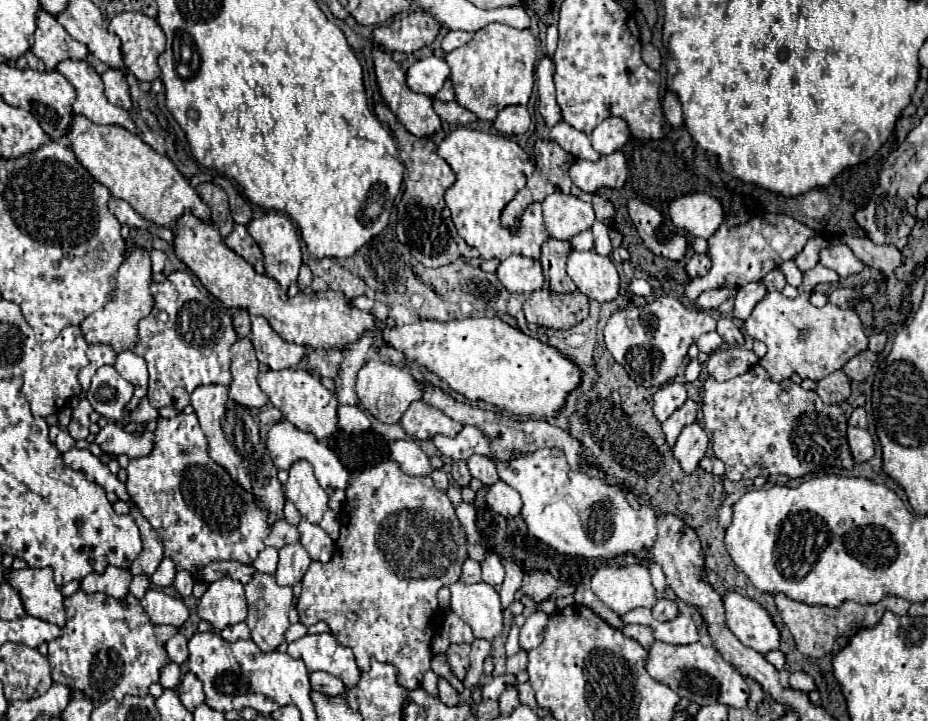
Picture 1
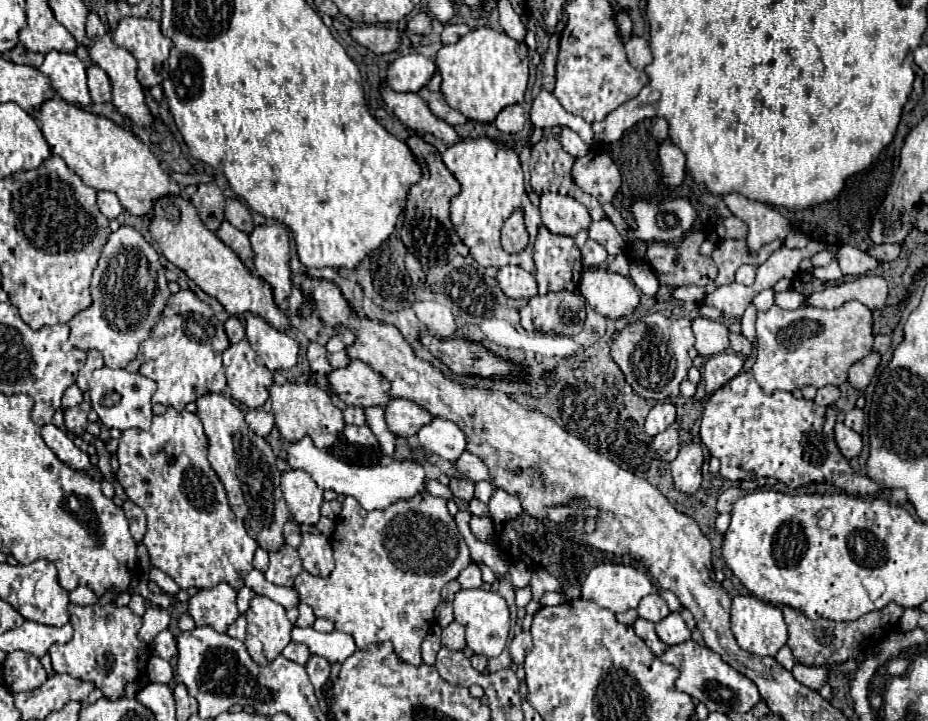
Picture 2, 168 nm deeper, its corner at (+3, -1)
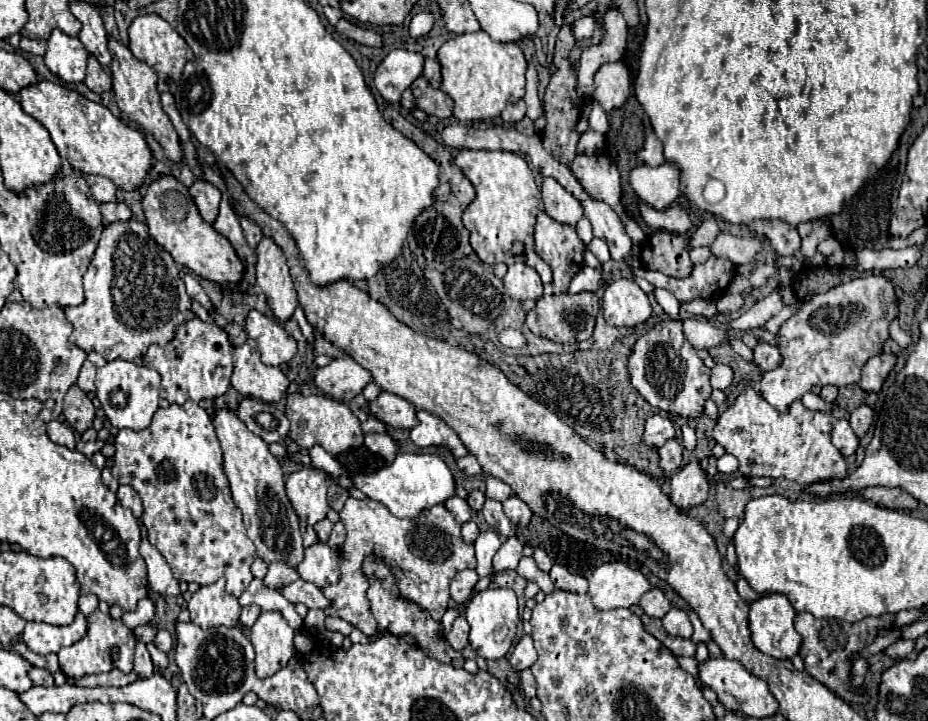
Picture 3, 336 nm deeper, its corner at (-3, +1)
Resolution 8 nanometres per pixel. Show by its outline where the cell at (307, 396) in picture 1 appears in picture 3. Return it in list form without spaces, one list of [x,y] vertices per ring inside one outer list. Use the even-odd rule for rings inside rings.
[[[293,393],[293,395],[287,395],[285,413],[291,423],[289,439],[293,439],[303,451],[311,449],[311,445],[321,445],[327,453],[339,455],[363,443],[363,431],[359,429],[359,419],[351,413],[351,409],[345,403],[333,397],[315,395],[315,393],[303,397],[301,393]]]

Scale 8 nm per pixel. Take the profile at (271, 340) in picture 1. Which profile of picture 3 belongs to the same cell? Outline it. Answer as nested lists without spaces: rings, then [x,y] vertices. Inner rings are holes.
[[[255,309],[245,319],[245,331],[251,339],[257,337],[255,341],[265,365],[279,367],[297,355],[297,343],[291,333]]]

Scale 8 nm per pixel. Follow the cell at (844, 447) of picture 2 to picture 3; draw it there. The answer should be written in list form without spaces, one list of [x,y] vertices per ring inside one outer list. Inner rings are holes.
[[[839,419],[831,431],[833,437],[833,445],[843,453],[843,457],[849,457],[857,451],[859,447],[859,437],[855,435],[855,431],[851,429],[847,419]]]

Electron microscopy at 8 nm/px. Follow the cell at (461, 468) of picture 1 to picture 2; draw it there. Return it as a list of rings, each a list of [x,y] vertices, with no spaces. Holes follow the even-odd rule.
[[[451,479],[449,487],[457,499],[463,499],[467,503],[473,499],[473,483],[467,479]]]

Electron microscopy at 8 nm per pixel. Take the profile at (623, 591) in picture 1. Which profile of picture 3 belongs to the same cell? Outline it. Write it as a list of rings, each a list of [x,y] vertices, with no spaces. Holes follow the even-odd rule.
[[[605,563],[589,577],[589,595],[597,609],[637,605],[649,589],[647,577],[625,563]]]

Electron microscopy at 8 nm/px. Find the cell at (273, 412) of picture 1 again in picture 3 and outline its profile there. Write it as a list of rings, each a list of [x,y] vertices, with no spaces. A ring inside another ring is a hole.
[[[243,399],[237,407],[239,419],[265,443],[283,443],[289,433],[289,419],[271,403]]]

